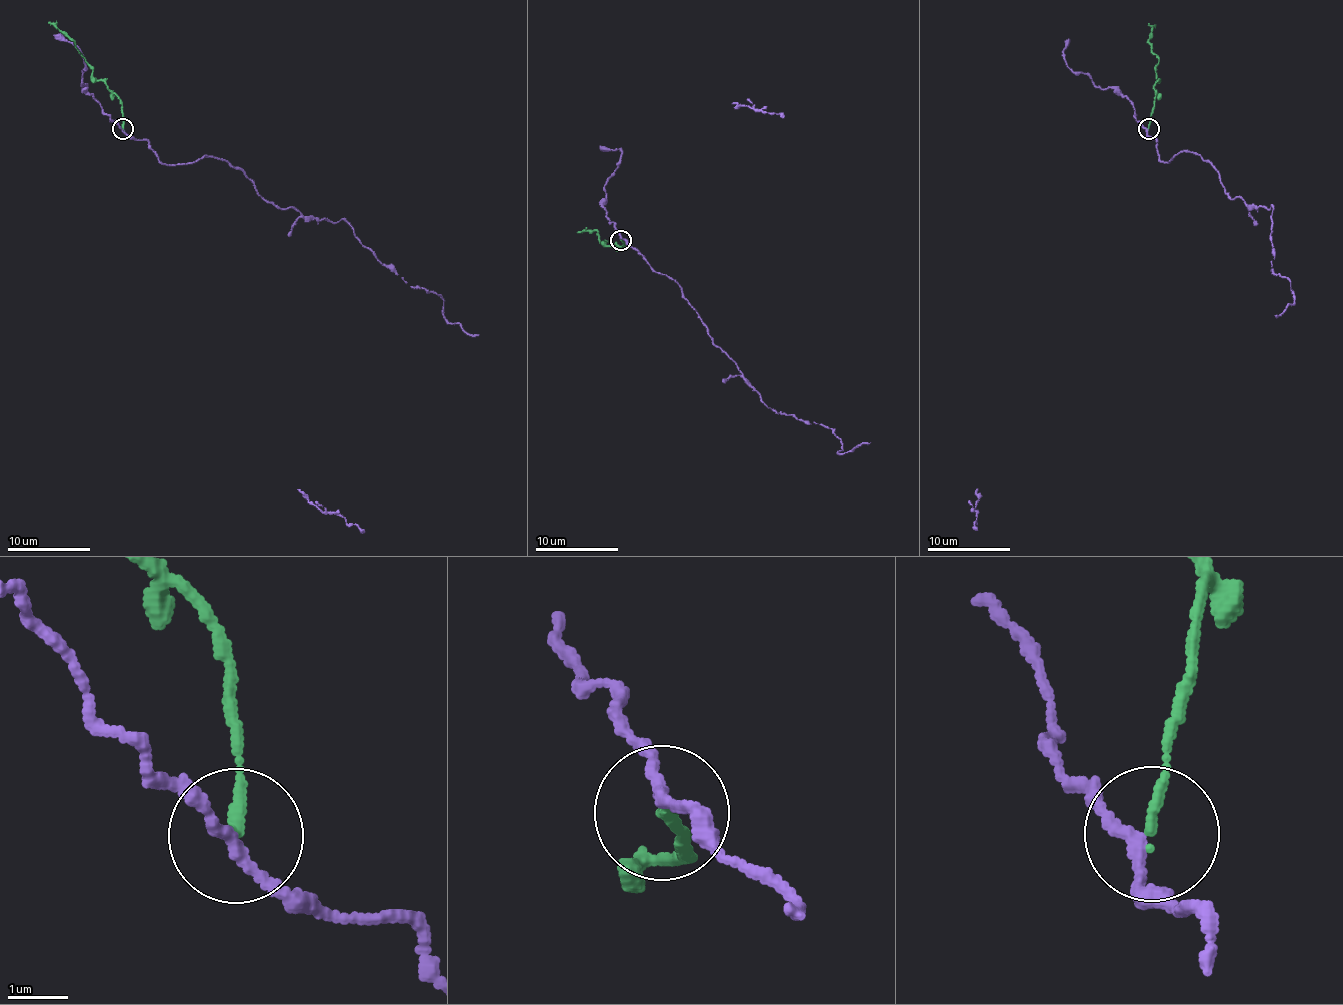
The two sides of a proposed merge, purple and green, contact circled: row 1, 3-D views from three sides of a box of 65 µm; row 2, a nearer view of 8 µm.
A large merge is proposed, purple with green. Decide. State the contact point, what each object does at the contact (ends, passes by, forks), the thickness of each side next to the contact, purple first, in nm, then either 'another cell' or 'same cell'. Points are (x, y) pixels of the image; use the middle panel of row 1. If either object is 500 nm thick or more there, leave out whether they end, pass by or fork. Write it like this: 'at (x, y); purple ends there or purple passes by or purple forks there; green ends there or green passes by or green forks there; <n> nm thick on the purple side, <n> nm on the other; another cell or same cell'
at (621, 240); purple passes by; green ends there; 180 nm thick on the purple side, 180 nm on the other; another cell

